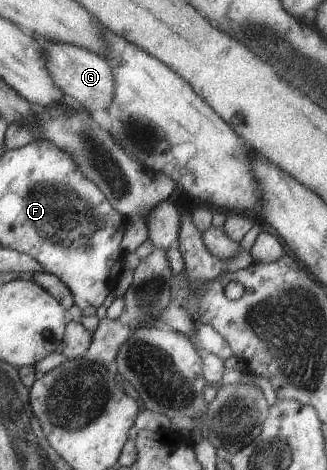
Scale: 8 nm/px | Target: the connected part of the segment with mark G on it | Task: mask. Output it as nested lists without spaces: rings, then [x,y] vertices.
[[[43,41],[48,52],[48,69],[56,83],[69,98],[93,114],[95,110],[108,111],[116,99],[116,74],[112,64],[103,57],[75,45]]]

